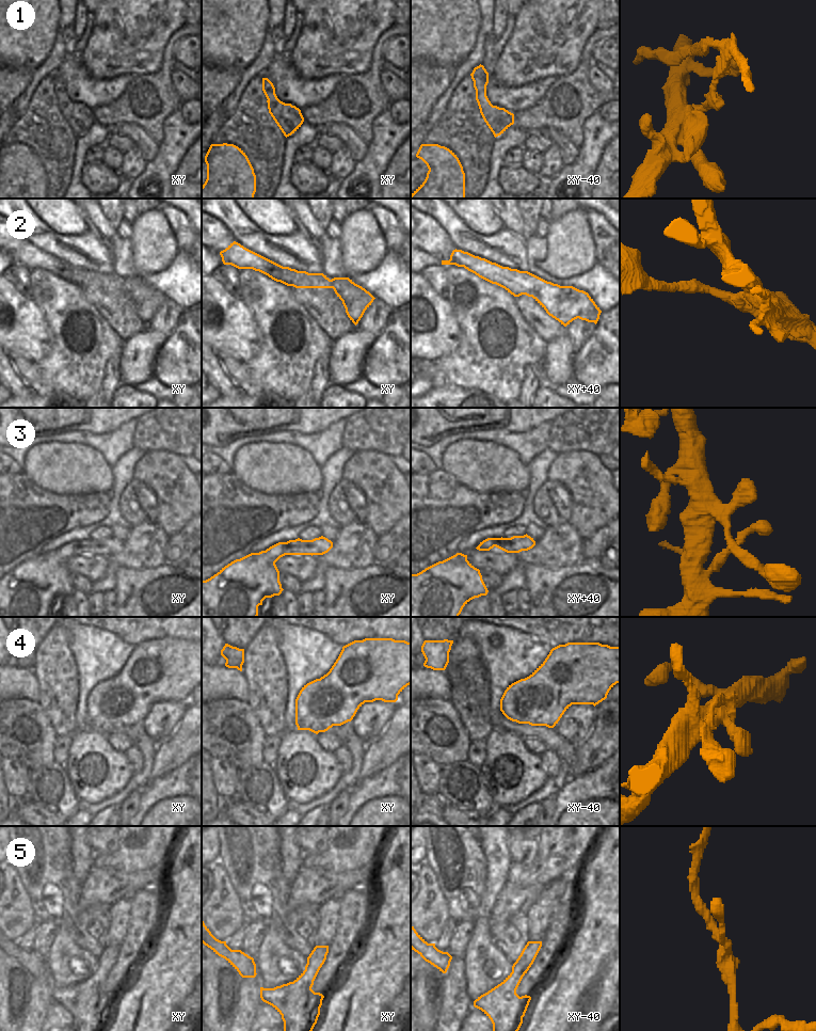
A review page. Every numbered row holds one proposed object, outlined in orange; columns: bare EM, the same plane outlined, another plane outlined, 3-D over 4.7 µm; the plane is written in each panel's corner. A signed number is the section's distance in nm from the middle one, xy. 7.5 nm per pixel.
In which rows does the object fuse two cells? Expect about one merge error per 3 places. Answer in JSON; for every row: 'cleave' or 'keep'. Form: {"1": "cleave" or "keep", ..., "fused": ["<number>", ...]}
{"1": "cleave", "2": "cleave", "3": "keep", "4": "keep", "5": "keep", "fused": ["1", "2"]}

